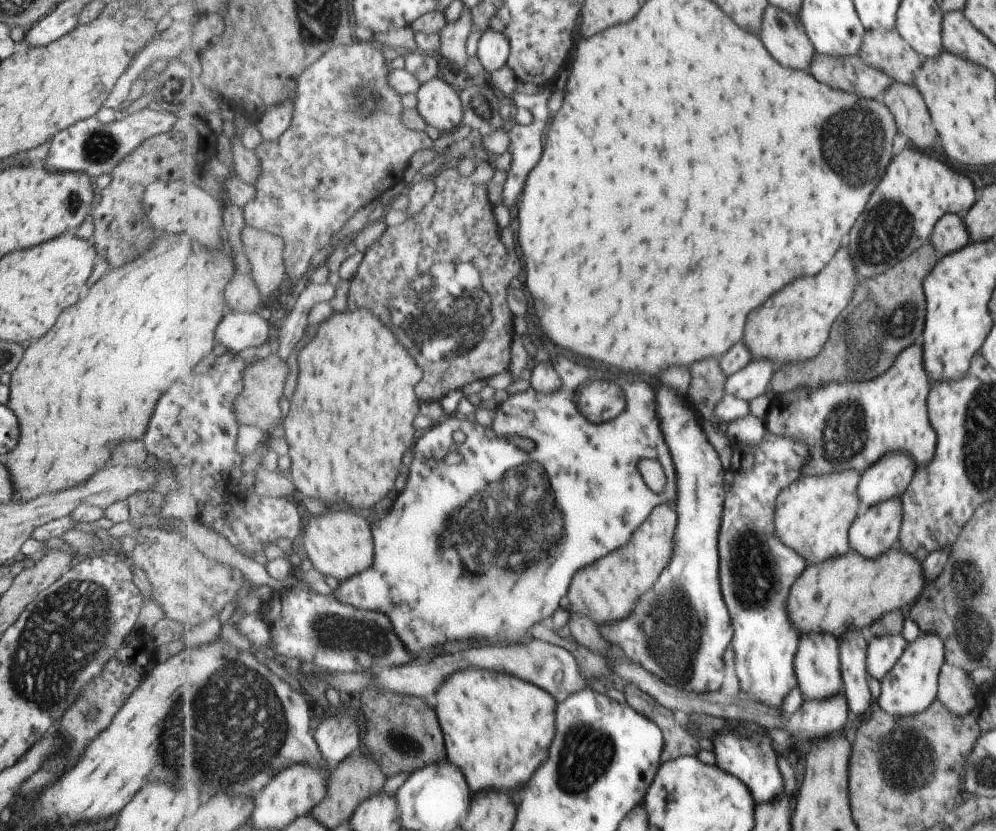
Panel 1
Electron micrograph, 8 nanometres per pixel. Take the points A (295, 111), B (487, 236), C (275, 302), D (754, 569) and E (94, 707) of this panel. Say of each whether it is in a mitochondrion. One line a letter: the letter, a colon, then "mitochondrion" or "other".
A: other
B: other
C: other
D: mitochondrion
E: mitochondrion

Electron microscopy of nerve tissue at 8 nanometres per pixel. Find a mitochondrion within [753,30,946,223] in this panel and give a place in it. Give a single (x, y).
(861, 120)

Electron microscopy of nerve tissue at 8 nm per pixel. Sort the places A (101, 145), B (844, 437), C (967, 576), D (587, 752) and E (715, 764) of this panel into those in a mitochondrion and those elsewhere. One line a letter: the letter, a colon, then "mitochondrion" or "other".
A: mitochondrion
B: mitochondrion
C: mitochondrion
D: mitochondrion
E: other

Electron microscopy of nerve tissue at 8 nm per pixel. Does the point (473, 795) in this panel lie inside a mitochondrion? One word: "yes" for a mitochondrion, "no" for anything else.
no

